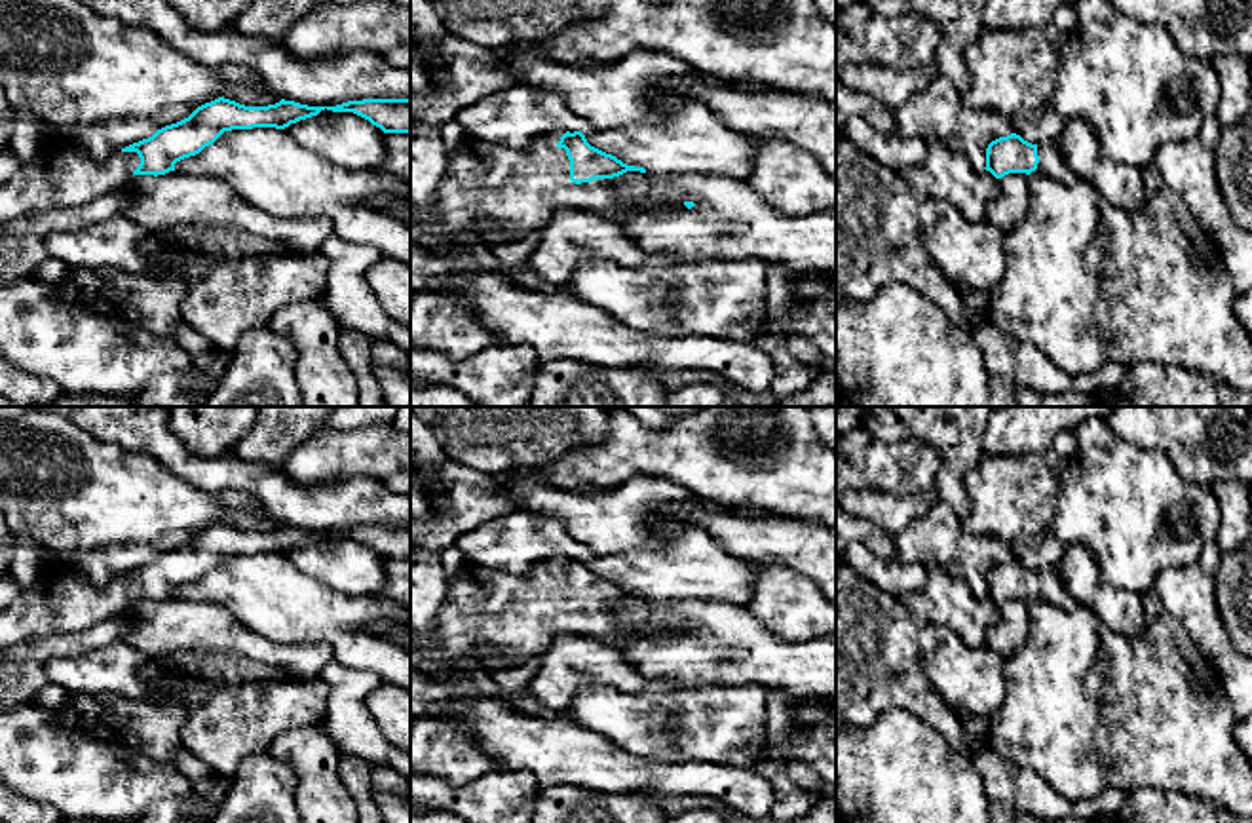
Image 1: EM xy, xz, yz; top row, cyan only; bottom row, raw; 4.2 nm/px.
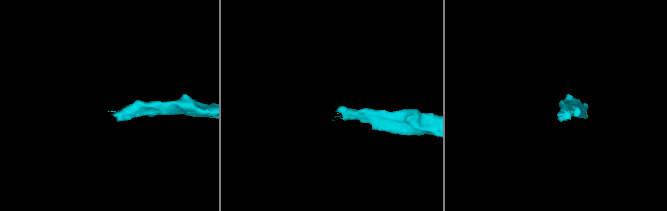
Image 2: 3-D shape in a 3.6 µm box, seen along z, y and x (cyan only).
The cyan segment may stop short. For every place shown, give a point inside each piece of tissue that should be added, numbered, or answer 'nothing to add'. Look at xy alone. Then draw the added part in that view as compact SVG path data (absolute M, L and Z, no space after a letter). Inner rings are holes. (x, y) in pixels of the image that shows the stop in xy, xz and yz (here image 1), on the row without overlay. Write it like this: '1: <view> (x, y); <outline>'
1: xy (63, 601); M55 559L32 587L0 610L0 650L55 633L89 629L118 616L139 589L137 578L122 576L97 587L82 568Z

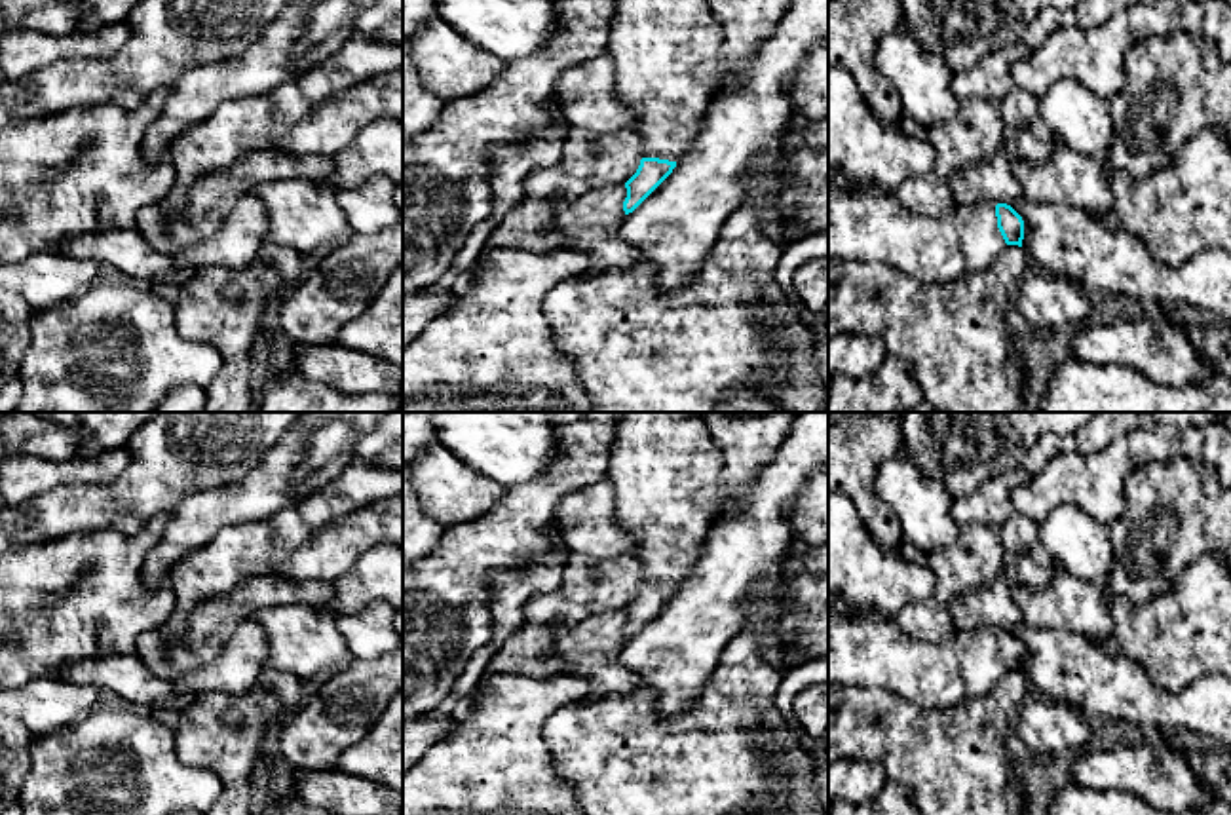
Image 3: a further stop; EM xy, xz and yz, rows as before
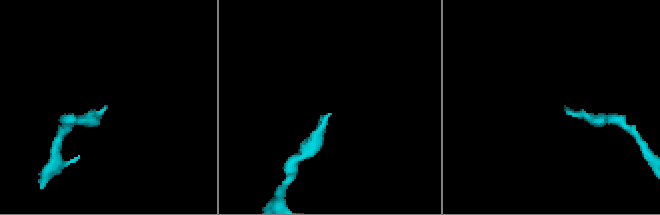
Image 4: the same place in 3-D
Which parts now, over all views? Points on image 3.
1: yz (865, 650); M828 604L828 684L880 688L919 709L937 711L990 693L1005 673L995 631L986 625L956 627L942 642L923 642L904 633L895 617L842 612Z

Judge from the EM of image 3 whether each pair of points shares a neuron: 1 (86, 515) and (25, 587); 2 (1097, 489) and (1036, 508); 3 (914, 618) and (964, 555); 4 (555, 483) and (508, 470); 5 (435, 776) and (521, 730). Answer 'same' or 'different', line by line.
1: different
2: same
3: same
4: different
5: same

